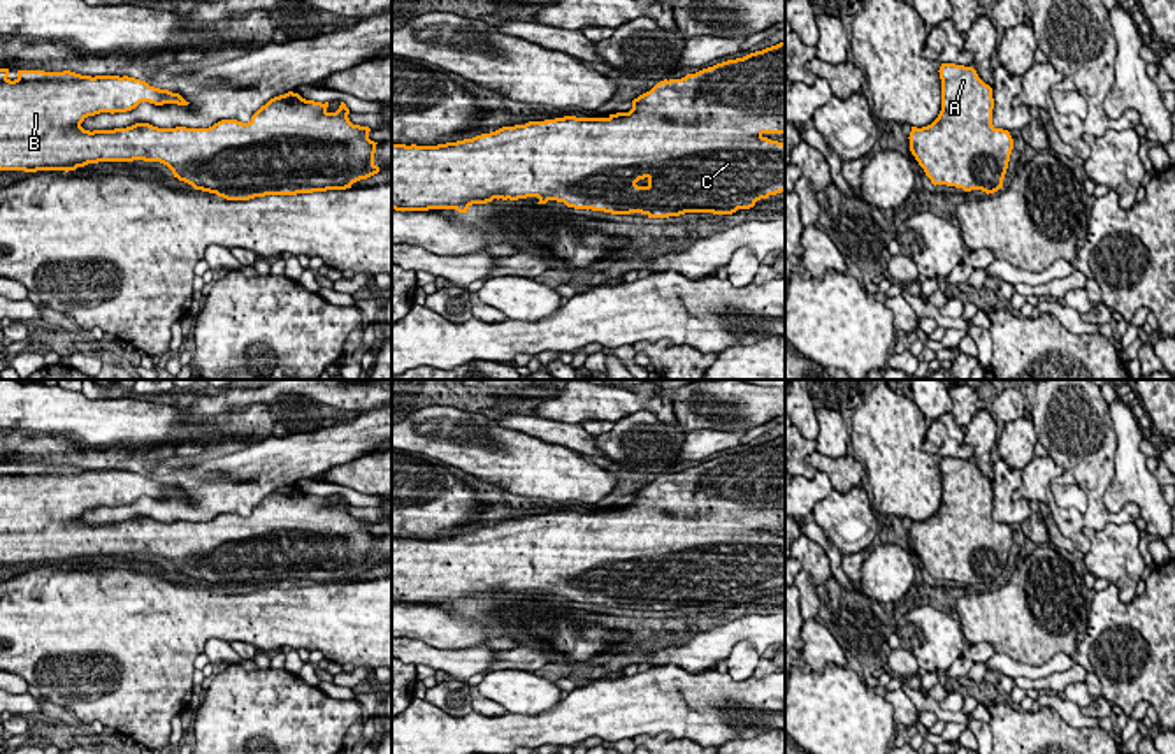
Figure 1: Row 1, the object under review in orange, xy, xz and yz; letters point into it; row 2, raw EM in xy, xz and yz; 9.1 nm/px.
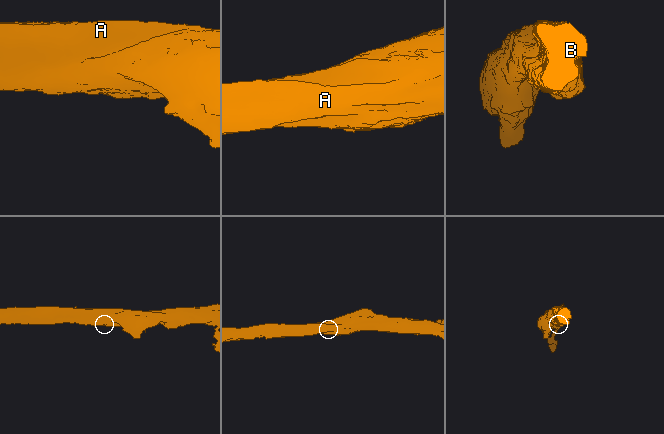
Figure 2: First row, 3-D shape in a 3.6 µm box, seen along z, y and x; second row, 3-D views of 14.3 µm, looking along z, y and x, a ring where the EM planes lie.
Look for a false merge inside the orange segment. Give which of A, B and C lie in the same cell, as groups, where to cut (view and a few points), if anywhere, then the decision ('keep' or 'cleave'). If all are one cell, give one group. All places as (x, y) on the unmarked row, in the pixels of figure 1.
A B C | no cut | keep

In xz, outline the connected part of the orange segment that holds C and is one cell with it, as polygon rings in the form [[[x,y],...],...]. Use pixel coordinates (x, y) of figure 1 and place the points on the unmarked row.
[[[785,436],[681,473],[664,473],[634,492],[629,506],[608,511],[564,510],[529,515],[437,540],[392,538],[392,603],[467,606],[472,598],[487,598],[494,592],[537,591],[537,598],[557,594],[574,603],[641,606],[648,612],[685,606],[732,608],[785,585],[785,538],[768,533],[768,527],[785,527]]]

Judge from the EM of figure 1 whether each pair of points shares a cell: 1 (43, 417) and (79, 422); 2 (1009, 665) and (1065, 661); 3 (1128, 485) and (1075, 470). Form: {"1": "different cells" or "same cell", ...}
{"1": "same cell", "2": "same cell", "3": "different cells"}

